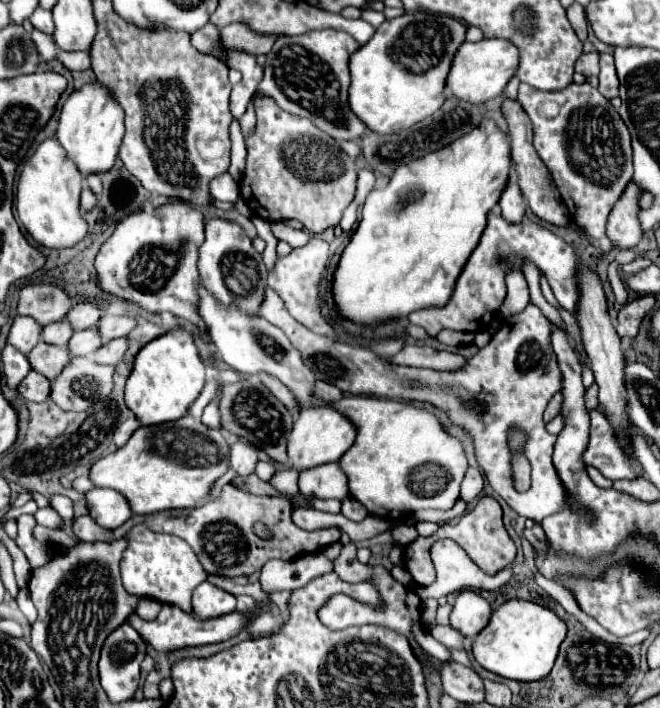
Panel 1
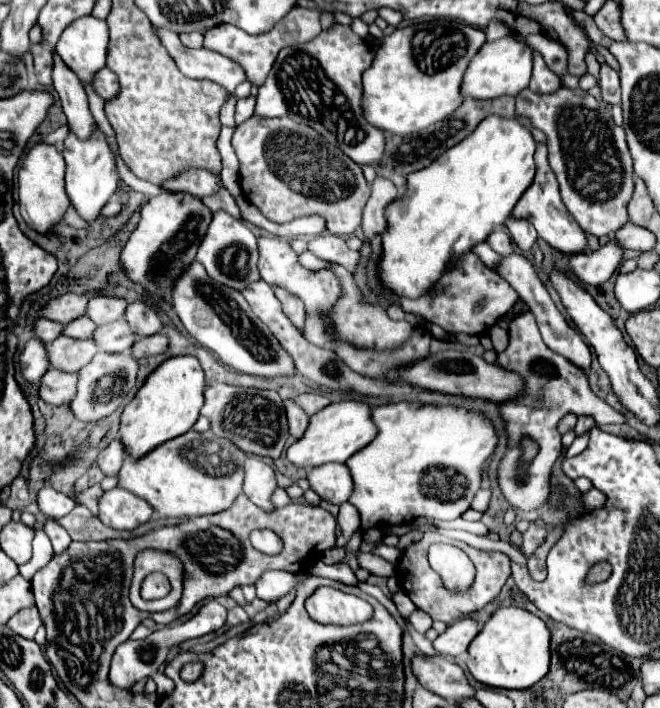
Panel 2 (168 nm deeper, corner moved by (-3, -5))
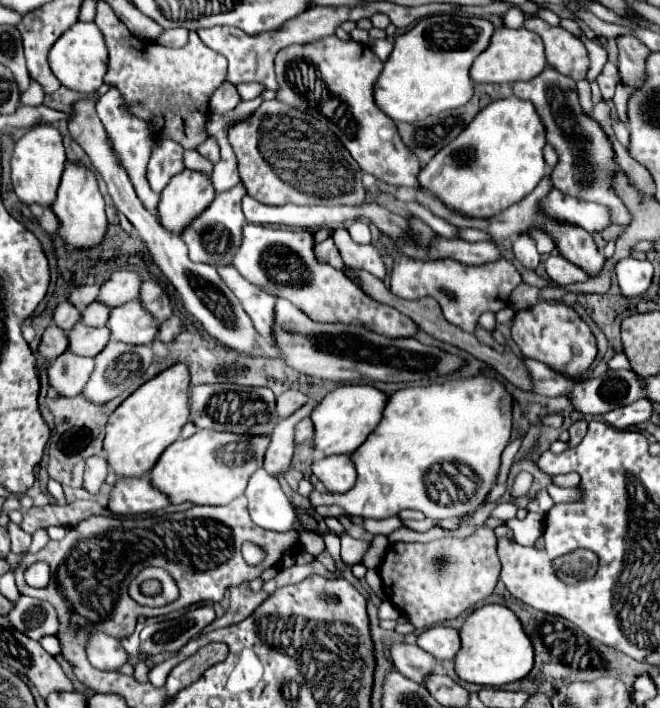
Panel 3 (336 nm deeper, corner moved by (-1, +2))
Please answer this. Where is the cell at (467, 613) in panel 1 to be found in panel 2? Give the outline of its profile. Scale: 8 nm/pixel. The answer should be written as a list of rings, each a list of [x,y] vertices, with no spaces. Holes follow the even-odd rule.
[[[462,618],[452,622],[434,642],[434,650],[446,658],[458,658],[468,650],[468,644],[474,640],[480,624],[472,618]]]

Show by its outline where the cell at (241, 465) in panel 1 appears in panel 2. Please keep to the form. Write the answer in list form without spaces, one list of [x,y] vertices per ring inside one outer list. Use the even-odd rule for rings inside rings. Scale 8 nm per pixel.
[[[248,456],[246,460],[246,478],[244,478],[244,494],[264,512],[274,512],[272,492],[276,490],[276,476],[272,466],[262,462],[256,456]]]

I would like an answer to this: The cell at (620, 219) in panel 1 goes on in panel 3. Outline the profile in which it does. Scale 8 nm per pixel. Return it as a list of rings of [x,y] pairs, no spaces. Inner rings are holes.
[[[550,255],[546,259],[546,271],[550,275],[550,279],[558,285],[568,285],[568,283],[580,283],[580,281],[588,281],[590,275],[580,269],[578,265],[570,263],[568,259],[564,259],[562,255]]]

